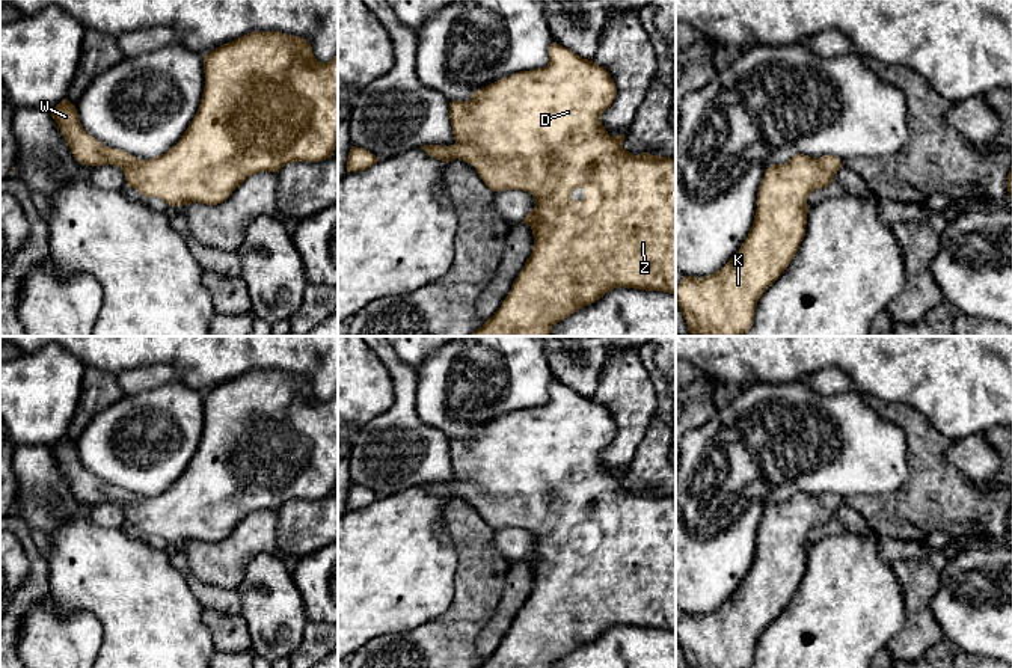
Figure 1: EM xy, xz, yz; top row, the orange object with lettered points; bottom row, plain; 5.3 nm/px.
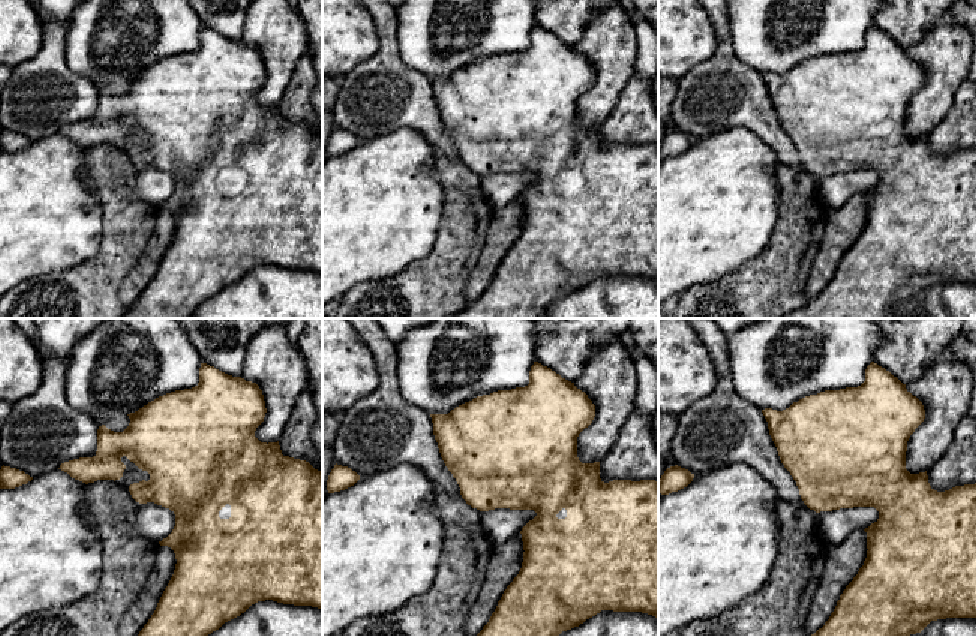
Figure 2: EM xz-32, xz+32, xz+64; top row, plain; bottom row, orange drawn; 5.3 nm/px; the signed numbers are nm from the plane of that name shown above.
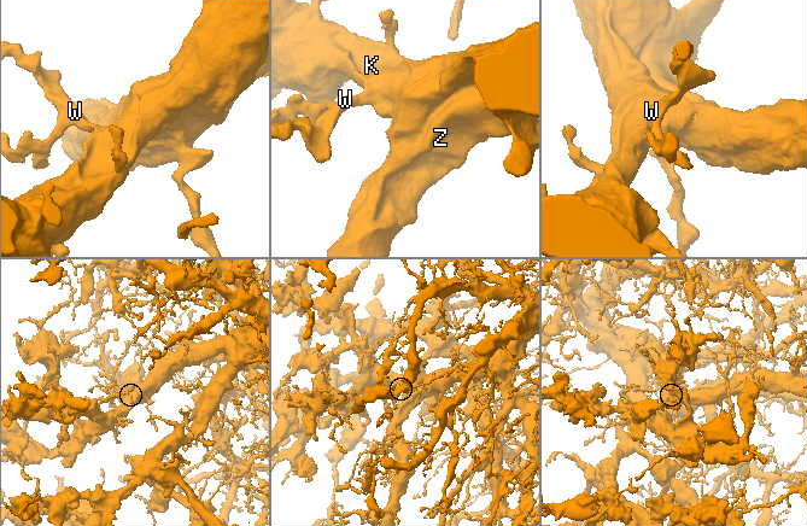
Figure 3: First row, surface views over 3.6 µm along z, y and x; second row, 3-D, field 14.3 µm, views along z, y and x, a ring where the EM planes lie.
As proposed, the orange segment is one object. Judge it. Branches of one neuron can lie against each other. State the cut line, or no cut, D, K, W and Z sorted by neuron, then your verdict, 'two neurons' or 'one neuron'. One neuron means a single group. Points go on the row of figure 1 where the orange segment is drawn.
no cut; D K W Z; one neuron

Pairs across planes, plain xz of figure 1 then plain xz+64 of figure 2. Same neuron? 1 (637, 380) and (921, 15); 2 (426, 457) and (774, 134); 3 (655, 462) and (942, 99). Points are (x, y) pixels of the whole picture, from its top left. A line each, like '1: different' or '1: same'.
1: different
2: same
3: different

